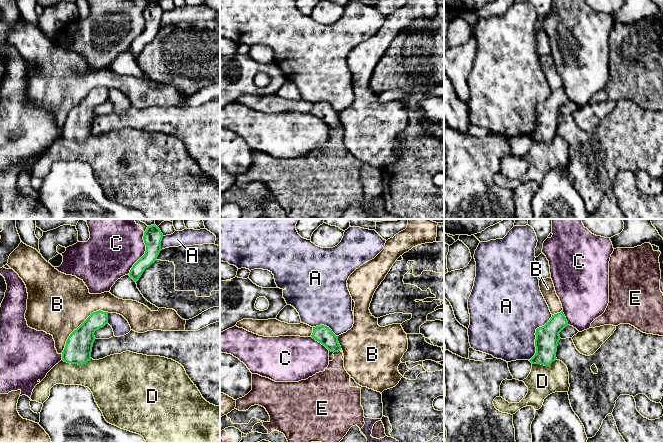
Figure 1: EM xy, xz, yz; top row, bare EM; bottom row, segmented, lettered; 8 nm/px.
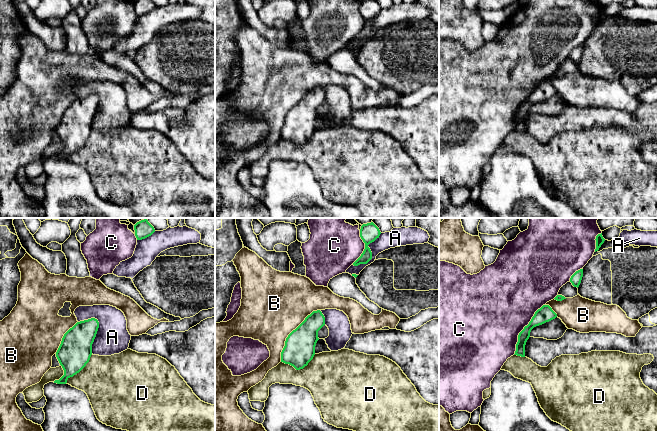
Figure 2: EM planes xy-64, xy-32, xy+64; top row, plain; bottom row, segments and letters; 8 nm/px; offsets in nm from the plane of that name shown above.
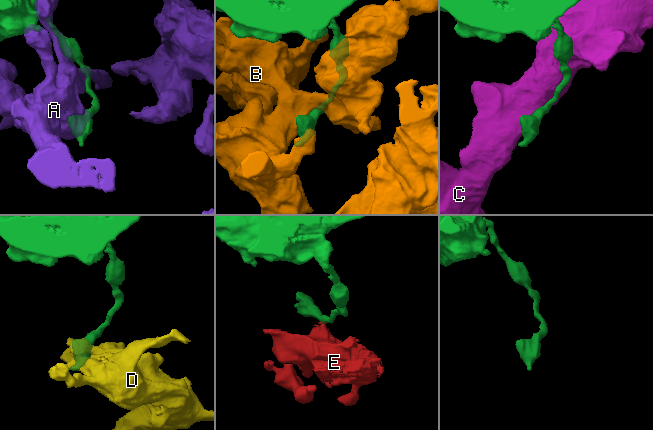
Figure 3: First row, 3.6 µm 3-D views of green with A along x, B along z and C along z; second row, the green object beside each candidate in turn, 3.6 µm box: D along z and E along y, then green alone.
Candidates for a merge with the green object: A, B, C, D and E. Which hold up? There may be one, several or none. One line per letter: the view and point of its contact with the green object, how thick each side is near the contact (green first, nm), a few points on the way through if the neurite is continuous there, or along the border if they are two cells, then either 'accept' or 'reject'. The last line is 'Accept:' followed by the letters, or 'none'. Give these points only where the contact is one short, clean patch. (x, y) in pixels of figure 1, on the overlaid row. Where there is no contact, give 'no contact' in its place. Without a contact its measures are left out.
A: contact yz (536, 336); calibres 190 and 480 nm; reject
B: contact xy (80, 325); calibres 220 and 480 nm; reject
C: contact xy (145, 253); calibres 150 and 440 nm; reject
D: contact xy (76, 363); calibres 220 and 300 nm; border xy (91, 358), (82, 364), (71, 364), (62, 360); reject
E: contact xz (336, 351); calibres 140 and 240 nm; border xz (339, 350), (334, 352); reject
Accept: none

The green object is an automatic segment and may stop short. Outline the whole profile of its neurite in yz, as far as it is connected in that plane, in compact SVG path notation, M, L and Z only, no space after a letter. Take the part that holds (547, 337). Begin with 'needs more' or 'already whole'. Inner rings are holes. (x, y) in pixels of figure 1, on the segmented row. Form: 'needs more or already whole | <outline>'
already whole | M561 311L552 315L550 320L542 327L536 329L536 353L529 360L532 364L550 365L556 358L559 333L568 325L566 317Z

